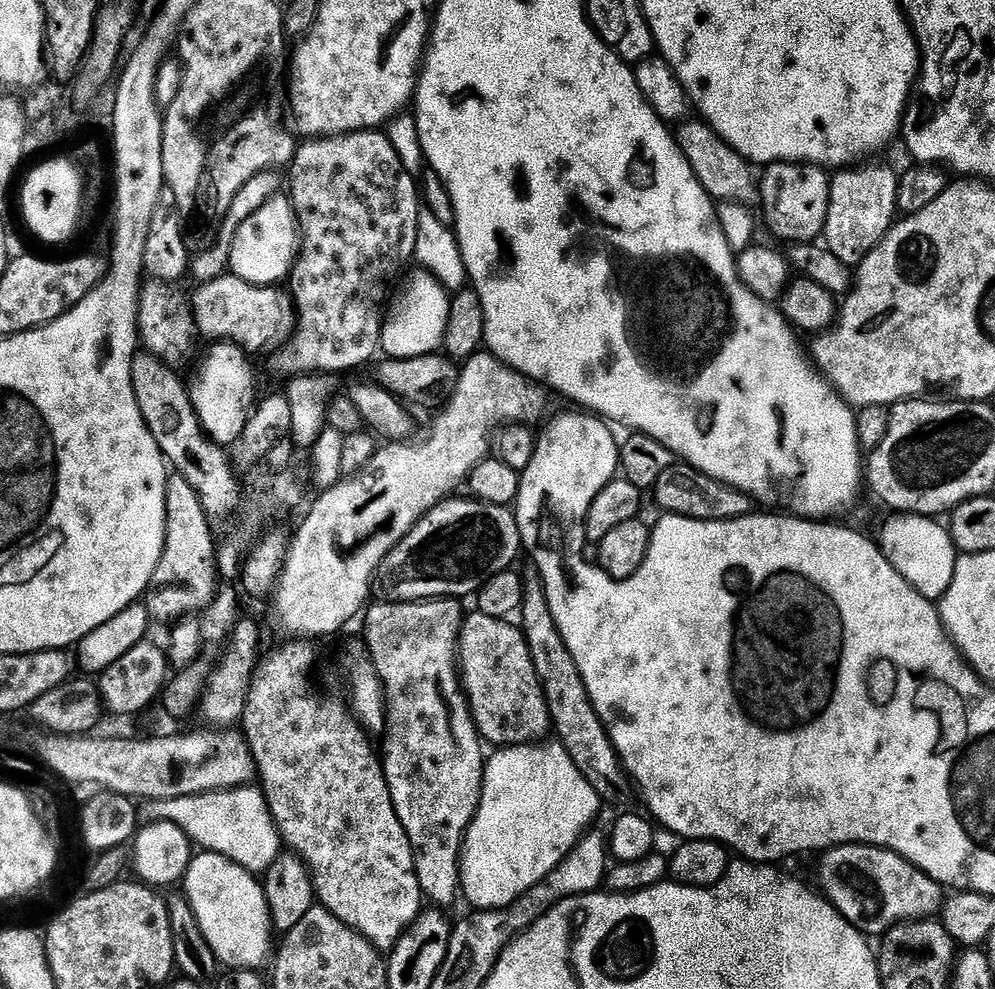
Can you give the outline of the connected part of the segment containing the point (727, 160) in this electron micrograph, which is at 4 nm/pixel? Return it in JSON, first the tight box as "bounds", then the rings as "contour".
{"bounds":[674,122,760,206],"contour":[[[688,122],[681,123],[675,129],[674,135],[686,162],[690,162],[690,170],[694,170],[698,182],[706,189],[713,201],[732,201],[745,206],[752,206],[752,203],[755,205],[760,198],[760,189],[757,177],[755,175],[752,177],[753,165],[749,164],[743,156],[739,156],[709,124],[703,122],[697,124],[697,128],[691,128]]]}

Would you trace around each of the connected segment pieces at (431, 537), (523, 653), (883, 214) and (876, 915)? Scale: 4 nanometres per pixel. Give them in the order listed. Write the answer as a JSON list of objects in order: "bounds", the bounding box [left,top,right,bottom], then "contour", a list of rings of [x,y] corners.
[{"bounds":[382,498,522,601],"contour":[[[445,498],[430,509],[384,559],[382,576],[384,572],[384,580],[397,601],[471,597],[491,576],[511,569],[516,555],[522,552],[517,515],[511,507],[475,498],[456,499]]]},{"bounds":[462,611,553,746],"contour":[[[473,611],[467,617],[466,635],[462,640],[462,684],[472,695],[470,707],[480,735],[489,745],[496,744],[492,746],[540,742],[553,727],[530,646],[521,629],[510,623]]]},{"bounds":[822,164,898,266],"contour":[[[872,164],[869,168],[860,167],[864,166],[845,167],[831,177],[830,210],[826,214],[826,226],[822,237],[823,243],[834,254],[834,258],[849,266],[859,266],[863,262],[866,254],[870,254],[870,250],[874,250],[874,246],[882,242],[882,238],[892,228],[898,216],[896,207],[898,172],[884,164]]]},{"bounds":[816,844,946,938],"contour":[[[838,844],[827,849],[819,860],[816,868],[819,891],[869,938],[883,937],[892,925],[909,918],[935,917],[946,899],[945,889],[937,880],[888,848],[876,848],[873,844]]]}]

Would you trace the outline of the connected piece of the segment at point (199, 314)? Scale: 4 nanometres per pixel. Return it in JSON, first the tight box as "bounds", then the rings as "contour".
{"bounds":[190,274,294,348],"contour":[[[223,274],[212,280],[203,281],[200,289],[190,296],[190,307],[196,317],[196,331],[208,342],[232,341],[241,346],[252,348],[264,348],[275,340],[285,341],[294,328],[294,304],[287,295],[279,292],[279,287],[260,287],[248,284],[242,278],[233,274]]]}

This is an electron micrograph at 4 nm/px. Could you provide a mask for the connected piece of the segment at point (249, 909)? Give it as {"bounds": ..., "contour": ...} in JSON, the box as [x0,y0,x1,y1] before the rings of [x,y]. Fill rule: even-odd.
{"bounds":[182,850,274,970],"contour":[[[207,850],[193,855],[192,864],[184,875],[182,889],[188,895],[187,907],[190,909],[195,924],[200,927],[200,932],[206,938],[210,950],[215,954],[221,965],[232,970],[260,970],[263,964],[273,959],[274,944],[272,948],[272,915],[268,909],[268,899],[264,893],[263,883],[253,873],[238,866],[225,856]]]}

